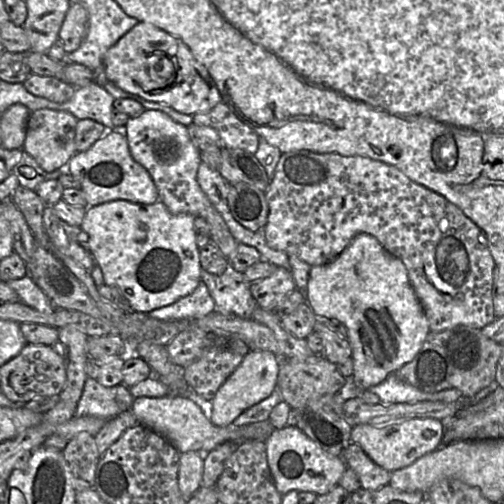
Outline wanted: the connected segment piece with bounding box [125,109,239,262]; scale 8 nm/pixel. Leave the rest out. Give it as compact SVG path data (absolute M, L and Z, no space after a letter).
M145 110L140 116L130 117L125 125L130 153L150 173L162 201L172 214L188 213L204 218L211 228L211 241L214 242L228 258L234 257L238 241L233 237L221 214L211 203L197 181L197 171L202 162L200 149L196 147L189 135L188 127L176 122L170 116L158 110Z

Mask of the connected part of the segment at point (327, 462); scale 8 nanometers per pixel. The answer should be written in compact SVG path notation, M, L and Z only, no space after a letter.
M295 425L275 429L266 441L266 450L275 486L282 496L292 490L313 492L318 496L327 494L339 485L347 468L343 458L324 451Z

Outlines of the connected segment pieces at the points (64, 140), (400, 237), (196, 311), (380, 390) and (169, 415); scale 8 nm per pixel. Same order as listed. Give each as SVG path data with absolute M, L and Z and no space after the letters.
M42 108L33 111L28 119L23 150L34 157L46 172L65 169L77 152L75 135L78 120L72 113L65 110Z
M291 151L282 154L265 197L269 216L263 229L271 248L316 266L336 258L357 234L368 233L405 265L430 330L439 332L457 326L482 329L497 319L493 306L496 264L485 233L455 204L412 181L396 167L365 156Z
M201 281L197 288L189 295L176 302L152 310L148 314L163 321L198 318L216 310L216 304L208 287Z
M395 374L389 375L383 382L368 388L375 393L384 404L405 404L422 401L438 401L439 392L423 392L403 381Z
M169 394L164 397L138 397L131 407L137 423L141 423L167 438L180 453L189 451L211 452L225 442L246 441L243 426L230 424L226 427L214 425L205 410L195 401L184 396Z

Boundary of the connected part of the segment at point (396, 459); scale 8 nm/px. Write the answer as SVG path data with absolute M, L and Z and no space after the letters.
M412 418L383 426L359 424L352 427L350 441L358 444L376 464L388 471L398 470L437 450L443 444L444 425L433 418Z

